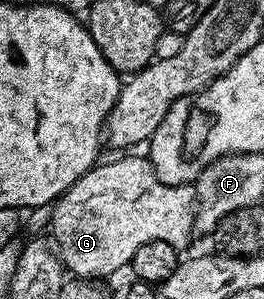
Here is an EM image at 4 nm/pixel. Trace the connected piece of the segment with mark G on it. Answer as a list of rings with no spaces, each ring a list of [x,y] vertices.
[[[118,155],[115,161],[103,160],[89,169],[67,193],[63,193],[53,202],[50,213],[50,233],[54,236],[53,244],[60,254],[60,260],[75,278],[106,277],[117,269],[129,266],[136,247],[144,243],[163,241],[172,243],[182,251],[190,241],[190,232],[196,229],[196,189],[193,184],[165,185],[145,156]]]

